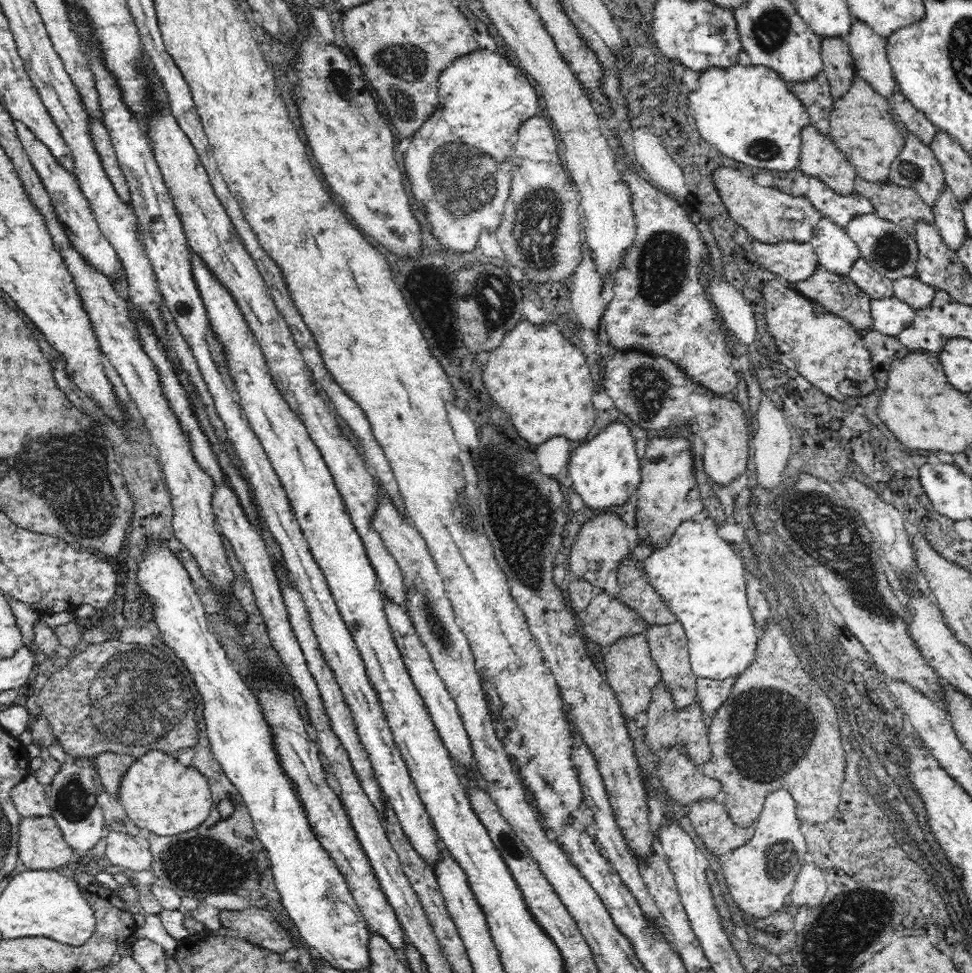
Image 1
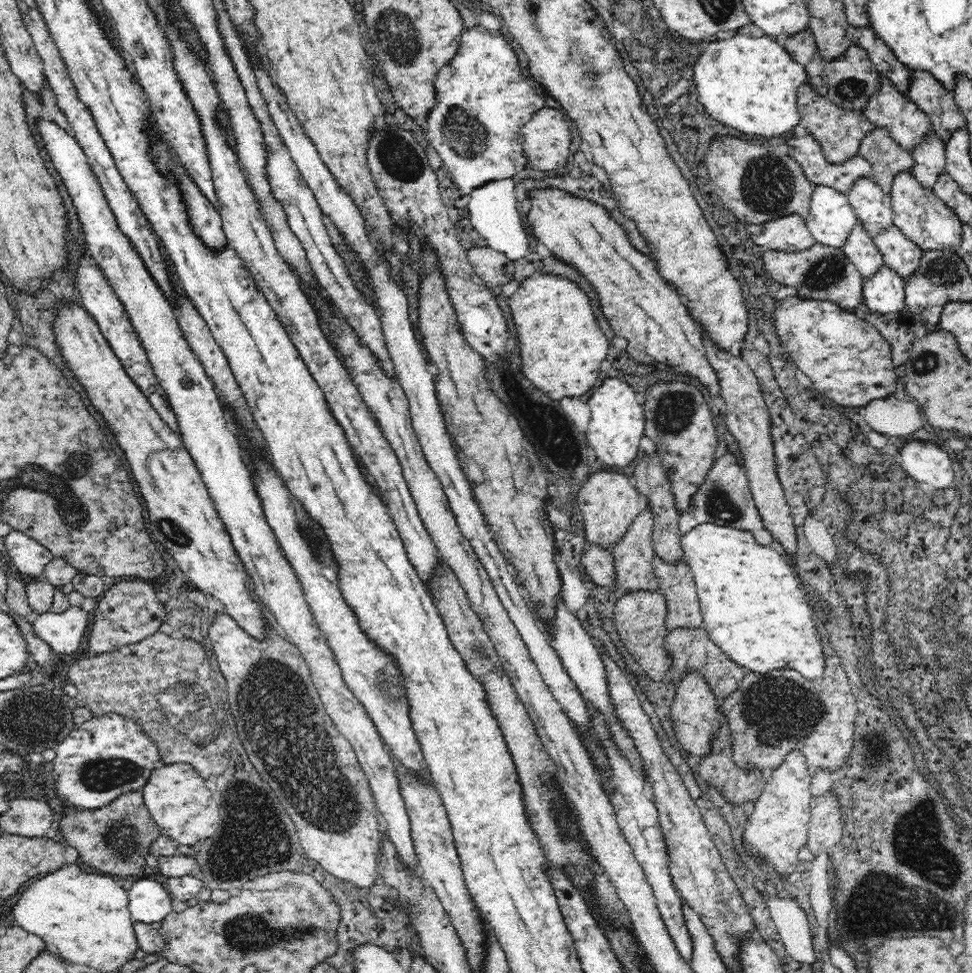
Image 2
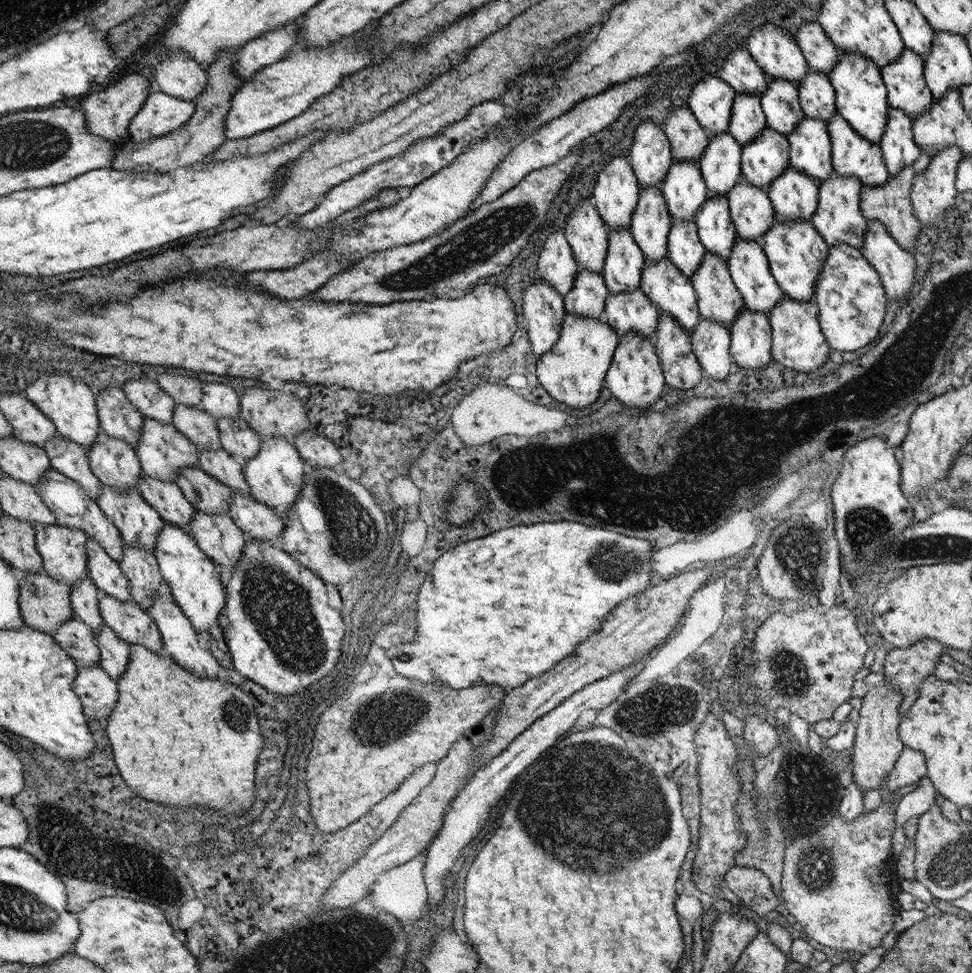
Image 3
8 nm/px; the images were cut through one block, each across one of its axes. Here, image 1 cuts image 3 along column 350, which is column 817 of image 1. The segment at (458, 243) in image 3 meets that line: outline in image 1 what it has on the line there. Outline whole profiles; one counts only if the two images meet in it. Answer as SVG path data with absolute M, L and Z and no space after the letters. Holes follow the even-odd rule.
M818 264L818 268L814 270L814 274L812 274L808 280L798 282L798 284L790 284L790 288L794 288L798 294L806 296L808 300L822 304L822 306L824 306L826 310L830 310L832 314L846 318L856 330L866 330L866 328L872 326L872 306L870 306L872 298L870 298L860 286L856 286L850 276L832 274L832 272L828 272L824 266Z

